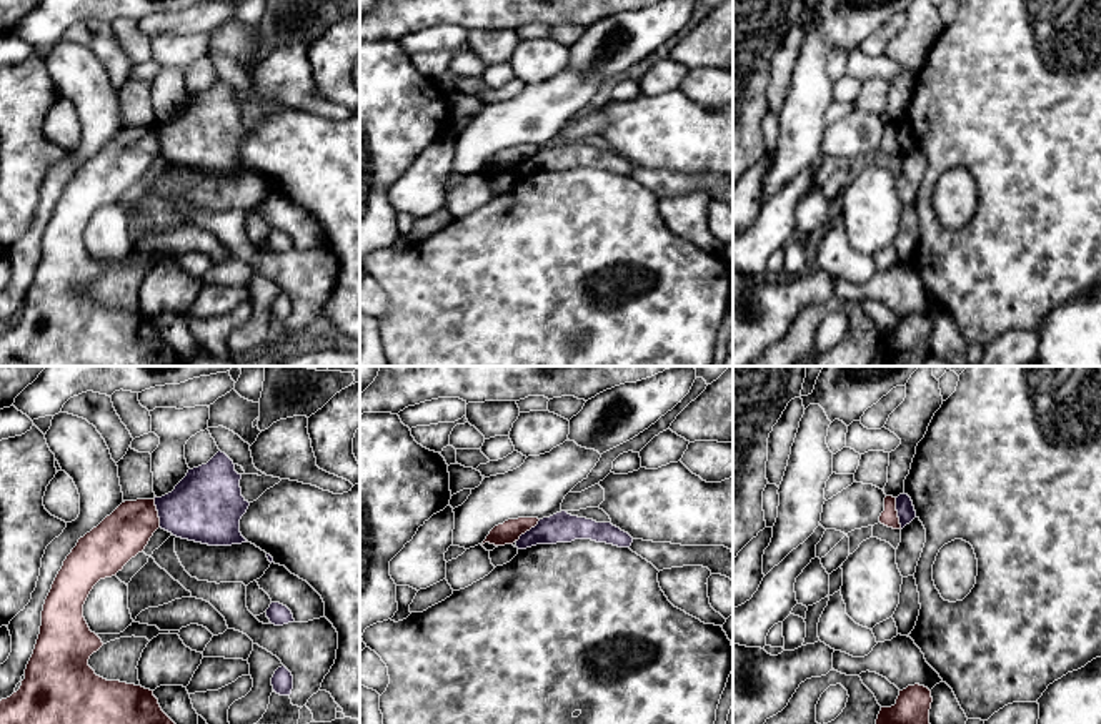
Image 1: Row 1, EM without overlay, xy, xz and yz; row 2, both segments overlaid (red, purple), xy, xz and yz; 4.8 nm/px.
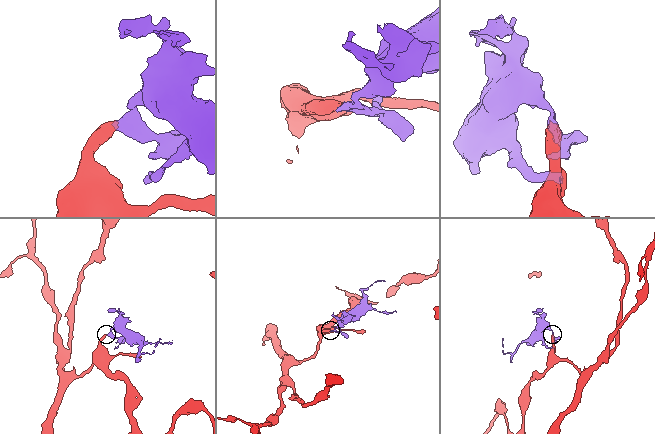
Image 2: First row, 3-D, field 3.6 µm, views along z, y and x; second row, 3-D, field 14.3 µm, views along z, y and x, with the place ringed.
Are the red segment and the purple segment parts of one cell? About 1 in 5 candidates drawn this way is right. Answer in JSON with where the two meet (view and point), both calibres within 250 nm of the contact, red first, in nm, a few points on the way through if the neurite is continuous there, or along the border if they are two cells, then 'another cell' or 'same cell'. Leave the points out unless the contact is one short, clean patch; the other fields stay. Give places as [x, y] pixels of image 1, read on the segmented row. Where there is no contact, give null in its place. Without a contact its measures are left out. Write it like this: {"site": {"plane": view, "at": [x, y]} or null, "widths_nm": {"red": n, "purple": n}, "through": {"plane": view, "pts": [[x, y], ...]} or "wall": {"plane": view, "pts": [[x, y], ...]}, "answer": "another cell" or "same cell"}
{"site": {"plane": "yz", "at": [896, 513]}, "widths_nm": {"red": 80, "purple": 90}, "wall": {"plane": "yz", "pts": [[895, 498], [901, 528]]}, "answer": "another cell"}

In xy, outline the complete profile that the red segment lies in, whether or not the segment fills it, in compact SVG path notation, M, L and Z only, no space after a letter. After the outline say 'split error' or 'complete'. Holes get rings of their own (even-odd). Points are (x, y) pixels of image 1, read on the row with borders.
M155 498L125 501L78 539L45 599L40 634L25 679L17 692L0 701L0 724L175 724L162 711L153 691L95 674L88 659L103 642L83 617L83 604L93 586L100 579L117 576L145 549L158 528Z | complete

